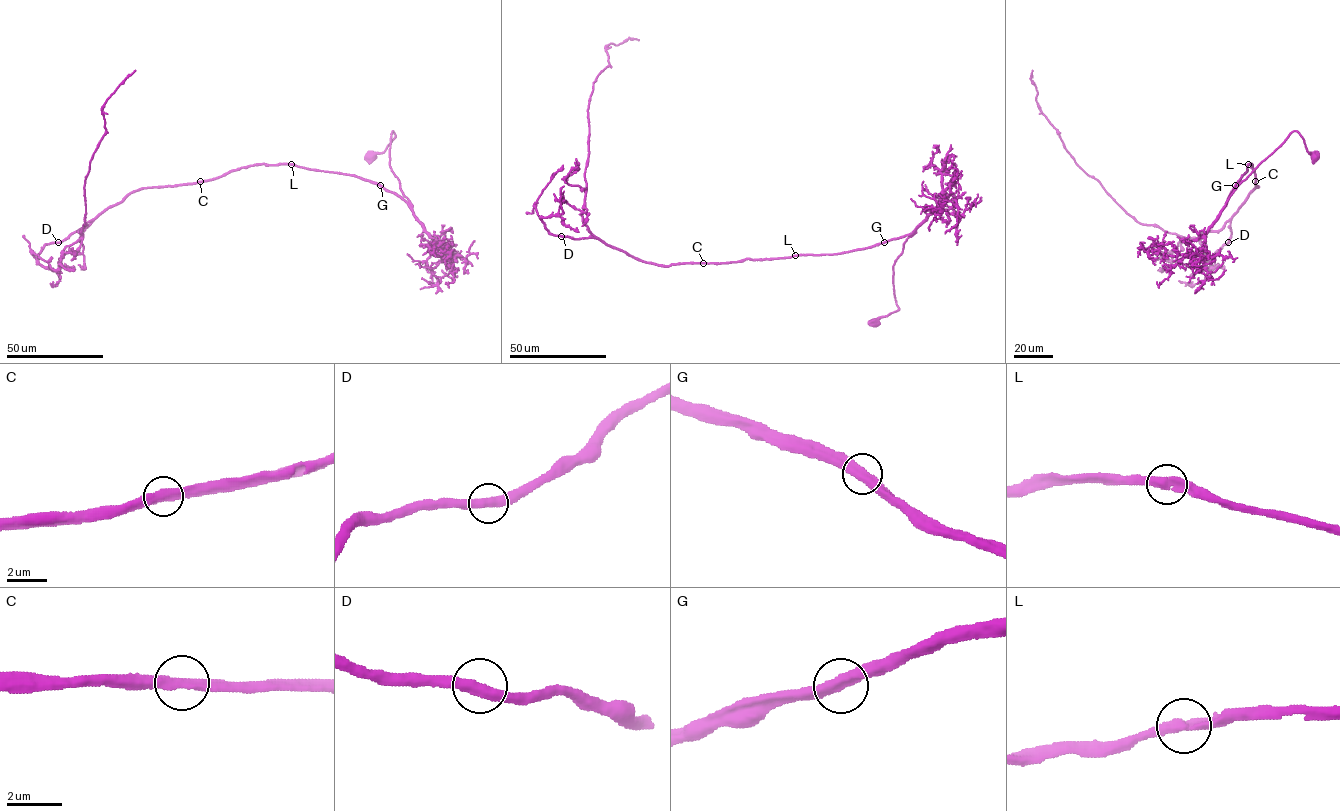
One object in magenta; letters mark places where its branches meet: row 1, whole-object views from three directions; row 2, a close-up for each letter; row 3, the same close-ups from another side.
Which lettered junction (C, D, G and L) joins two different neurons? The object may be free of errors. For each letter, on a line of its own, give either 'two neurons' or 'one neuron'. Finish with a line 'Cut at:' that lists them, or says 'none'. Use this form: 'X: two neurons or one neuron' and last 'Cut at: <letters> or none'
C: one neuron
D: one neuron
G: one neuron
L: one neuron
Cut at: none

